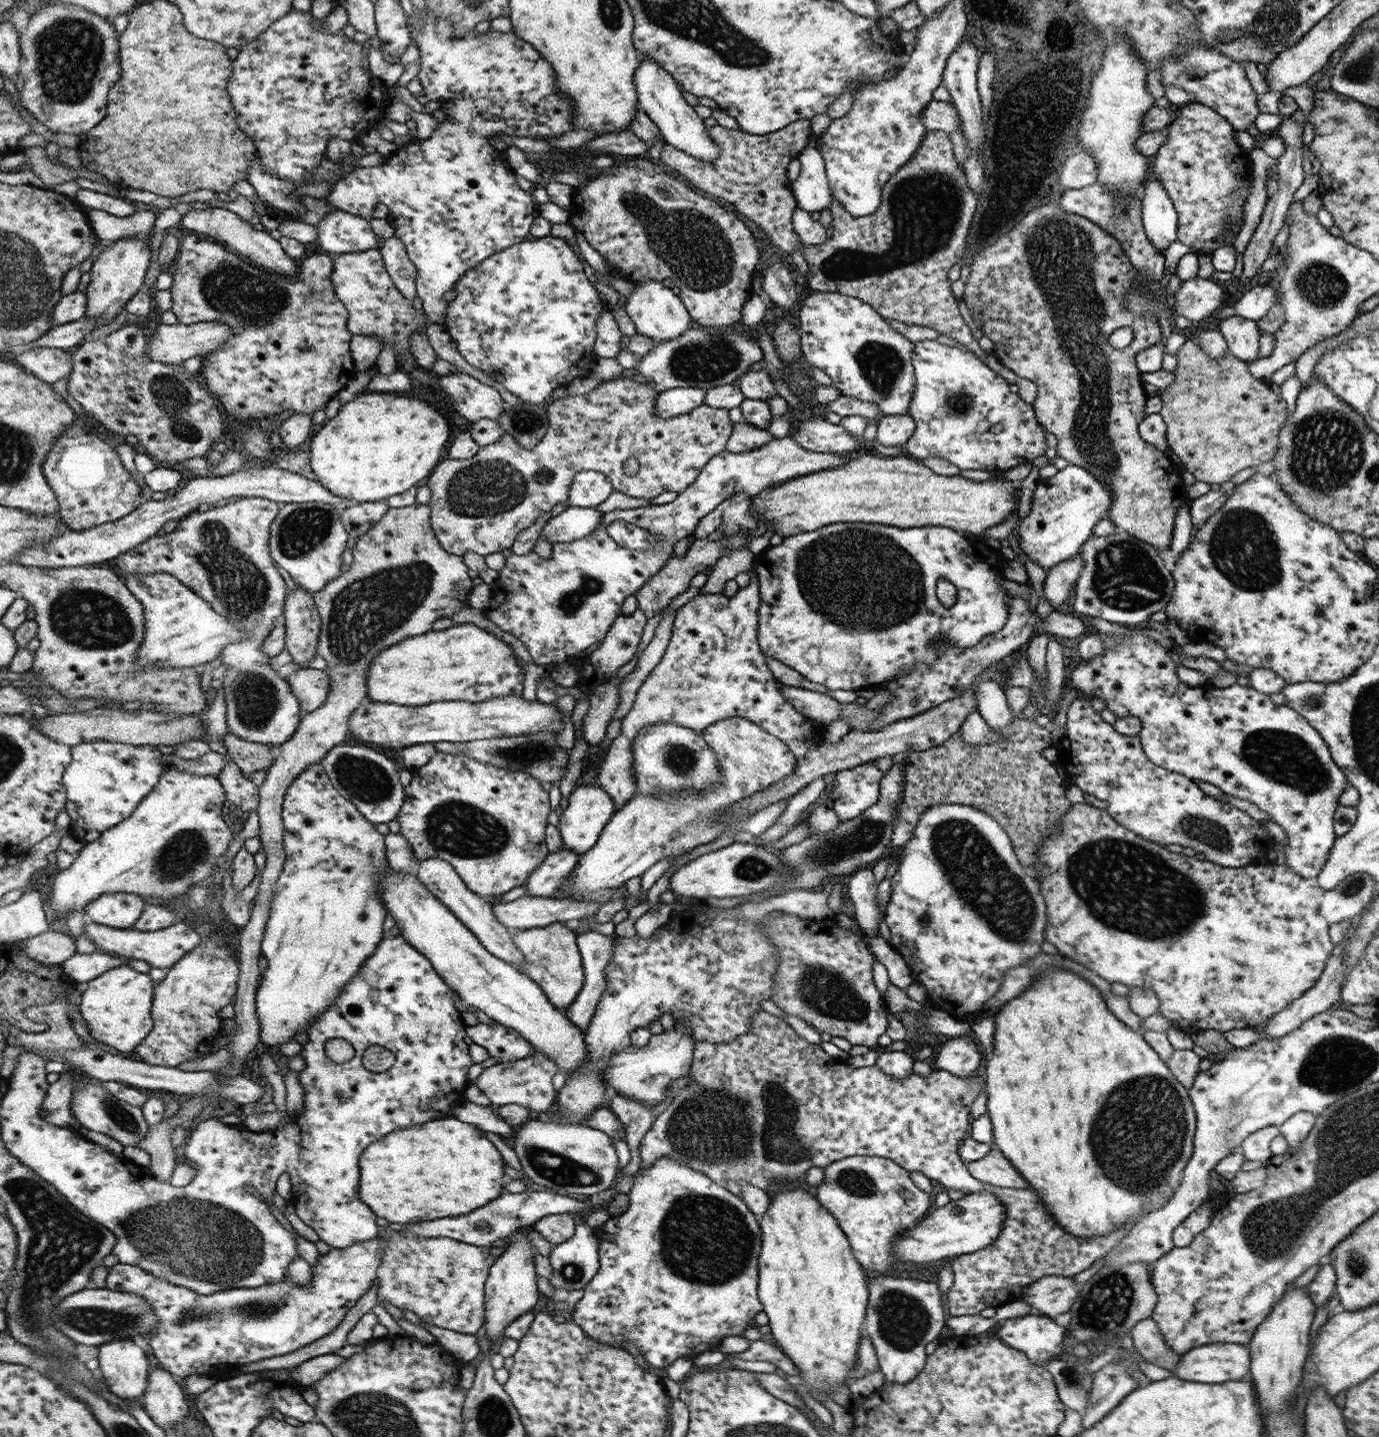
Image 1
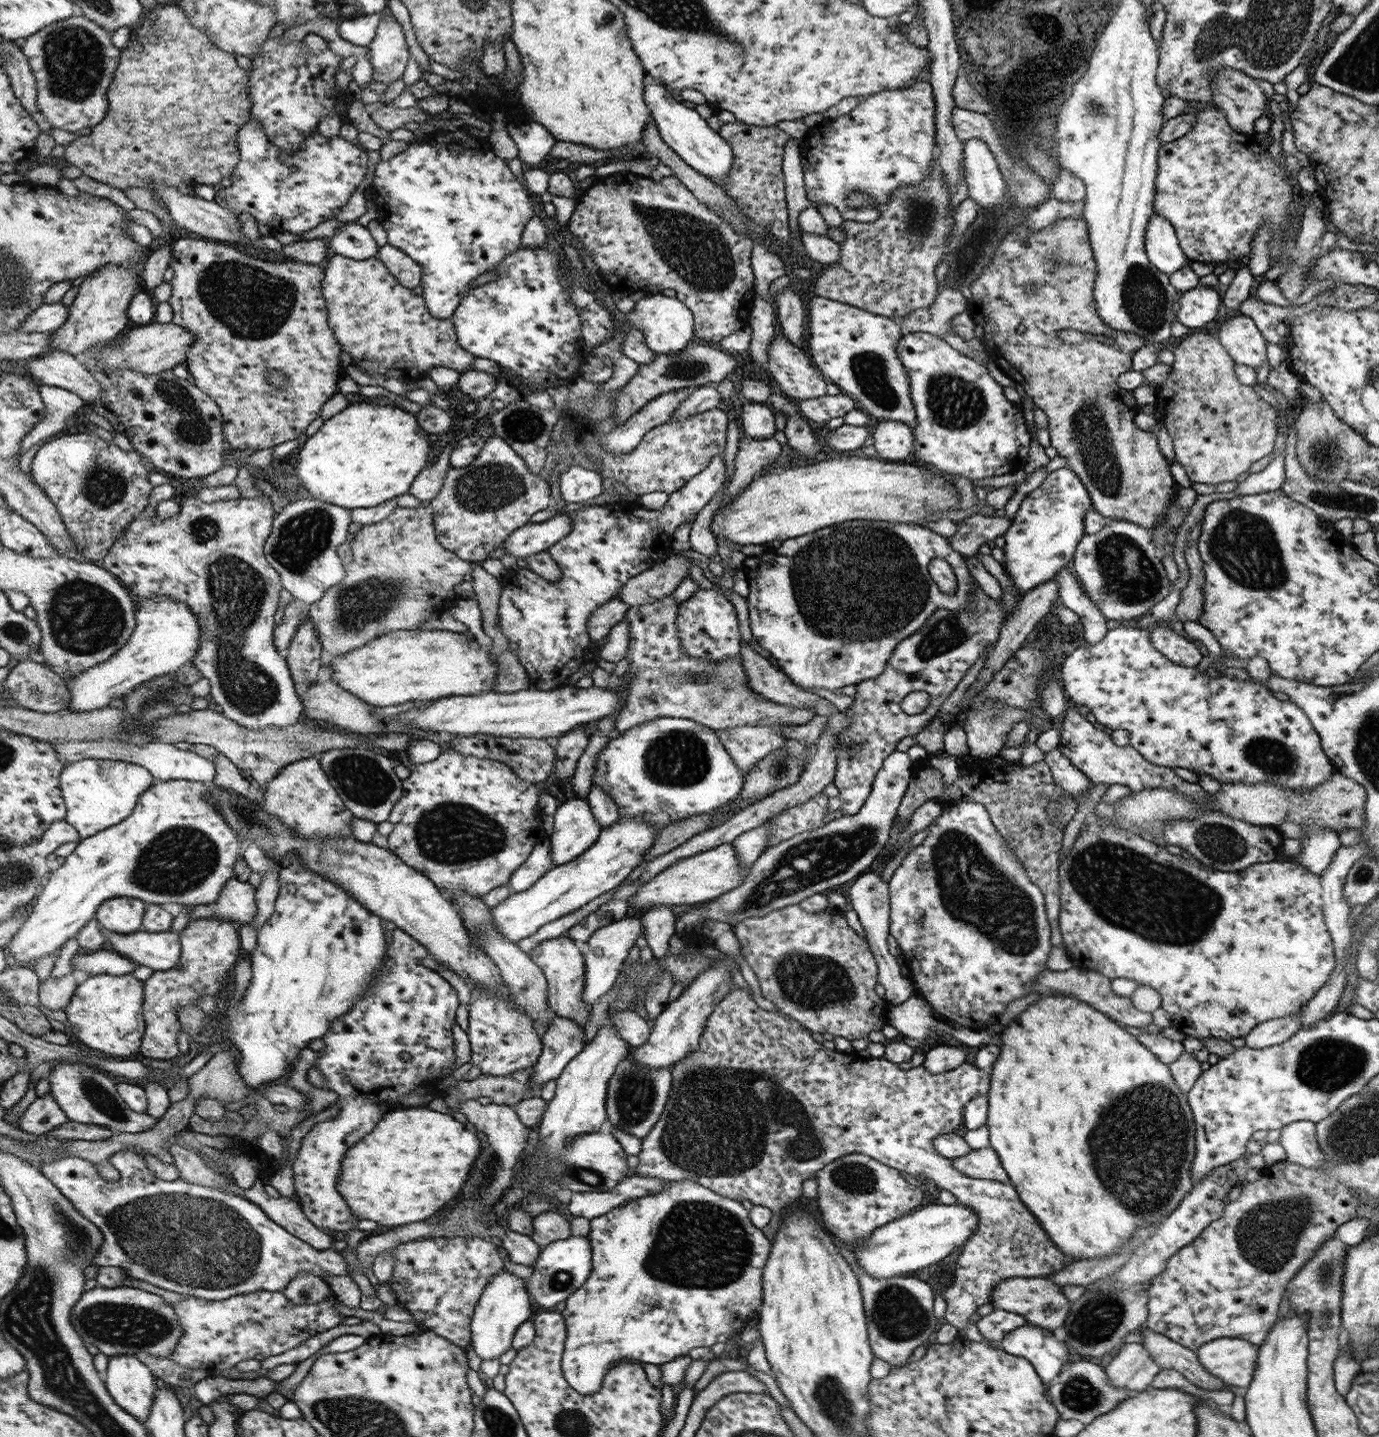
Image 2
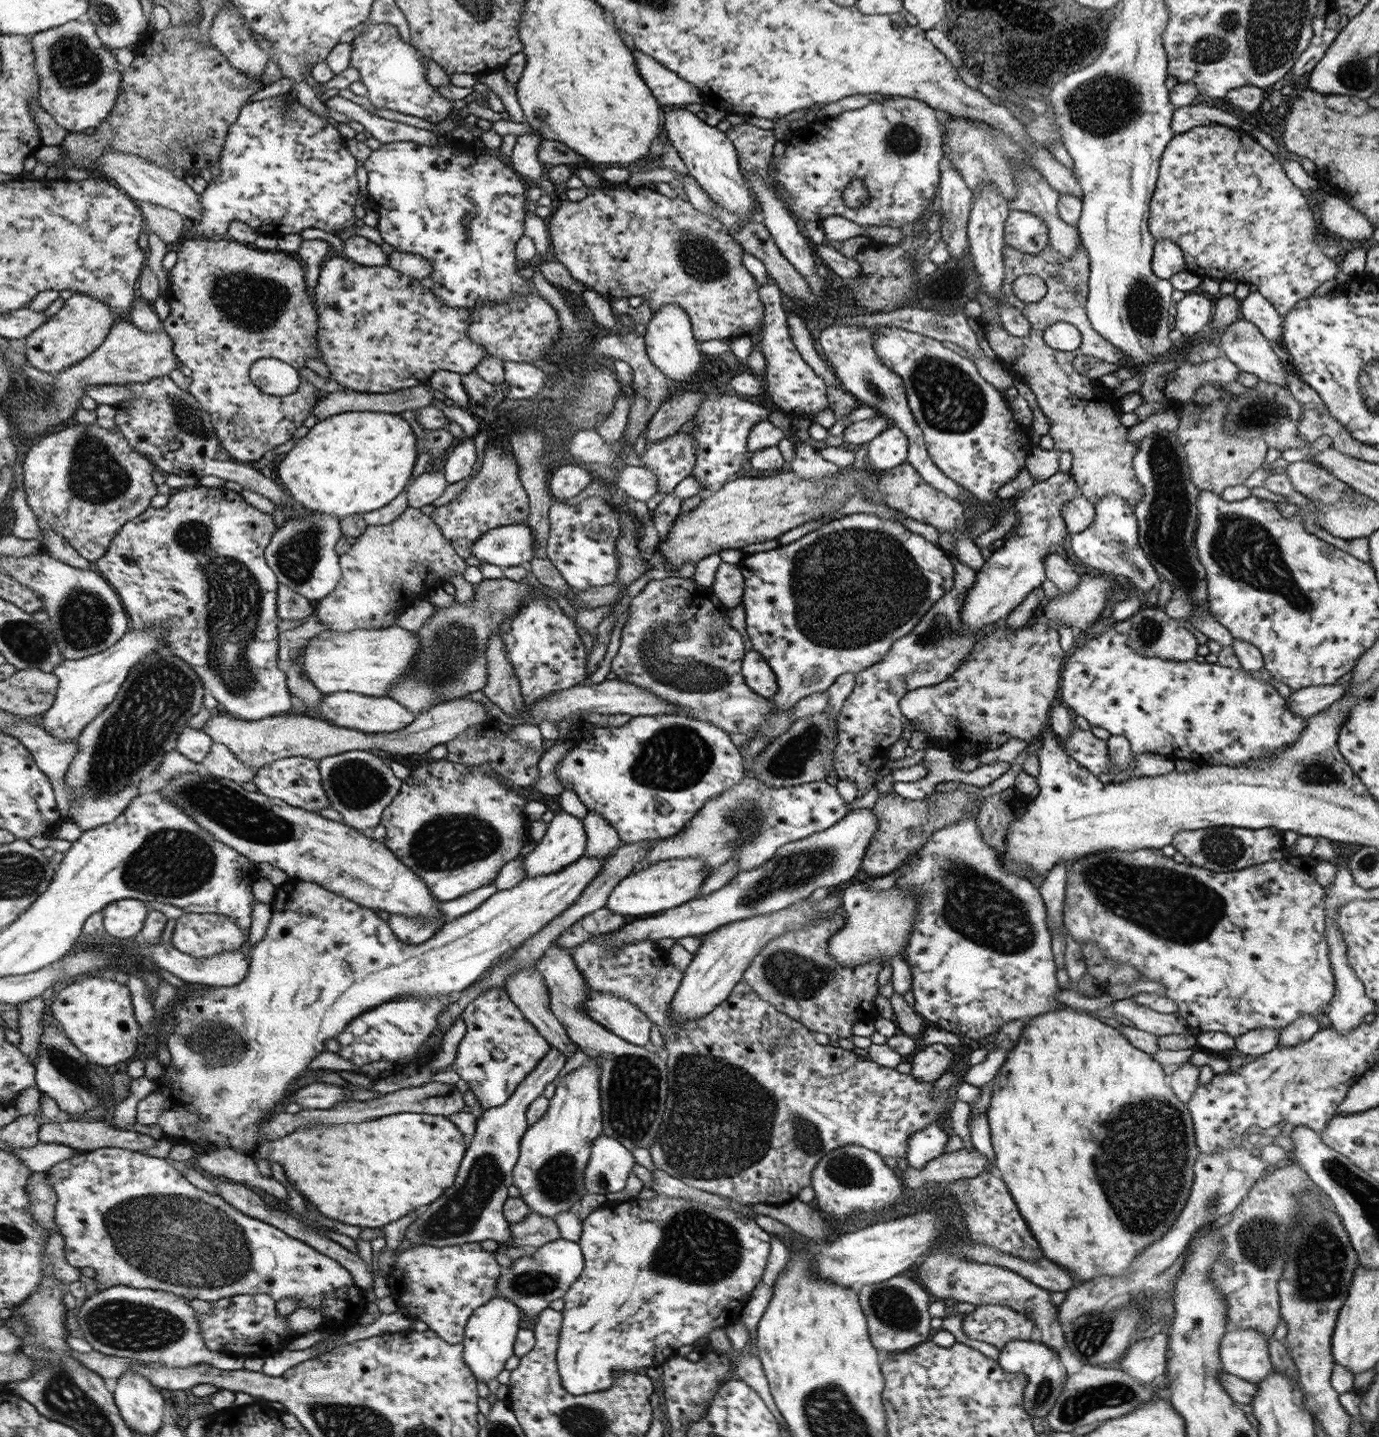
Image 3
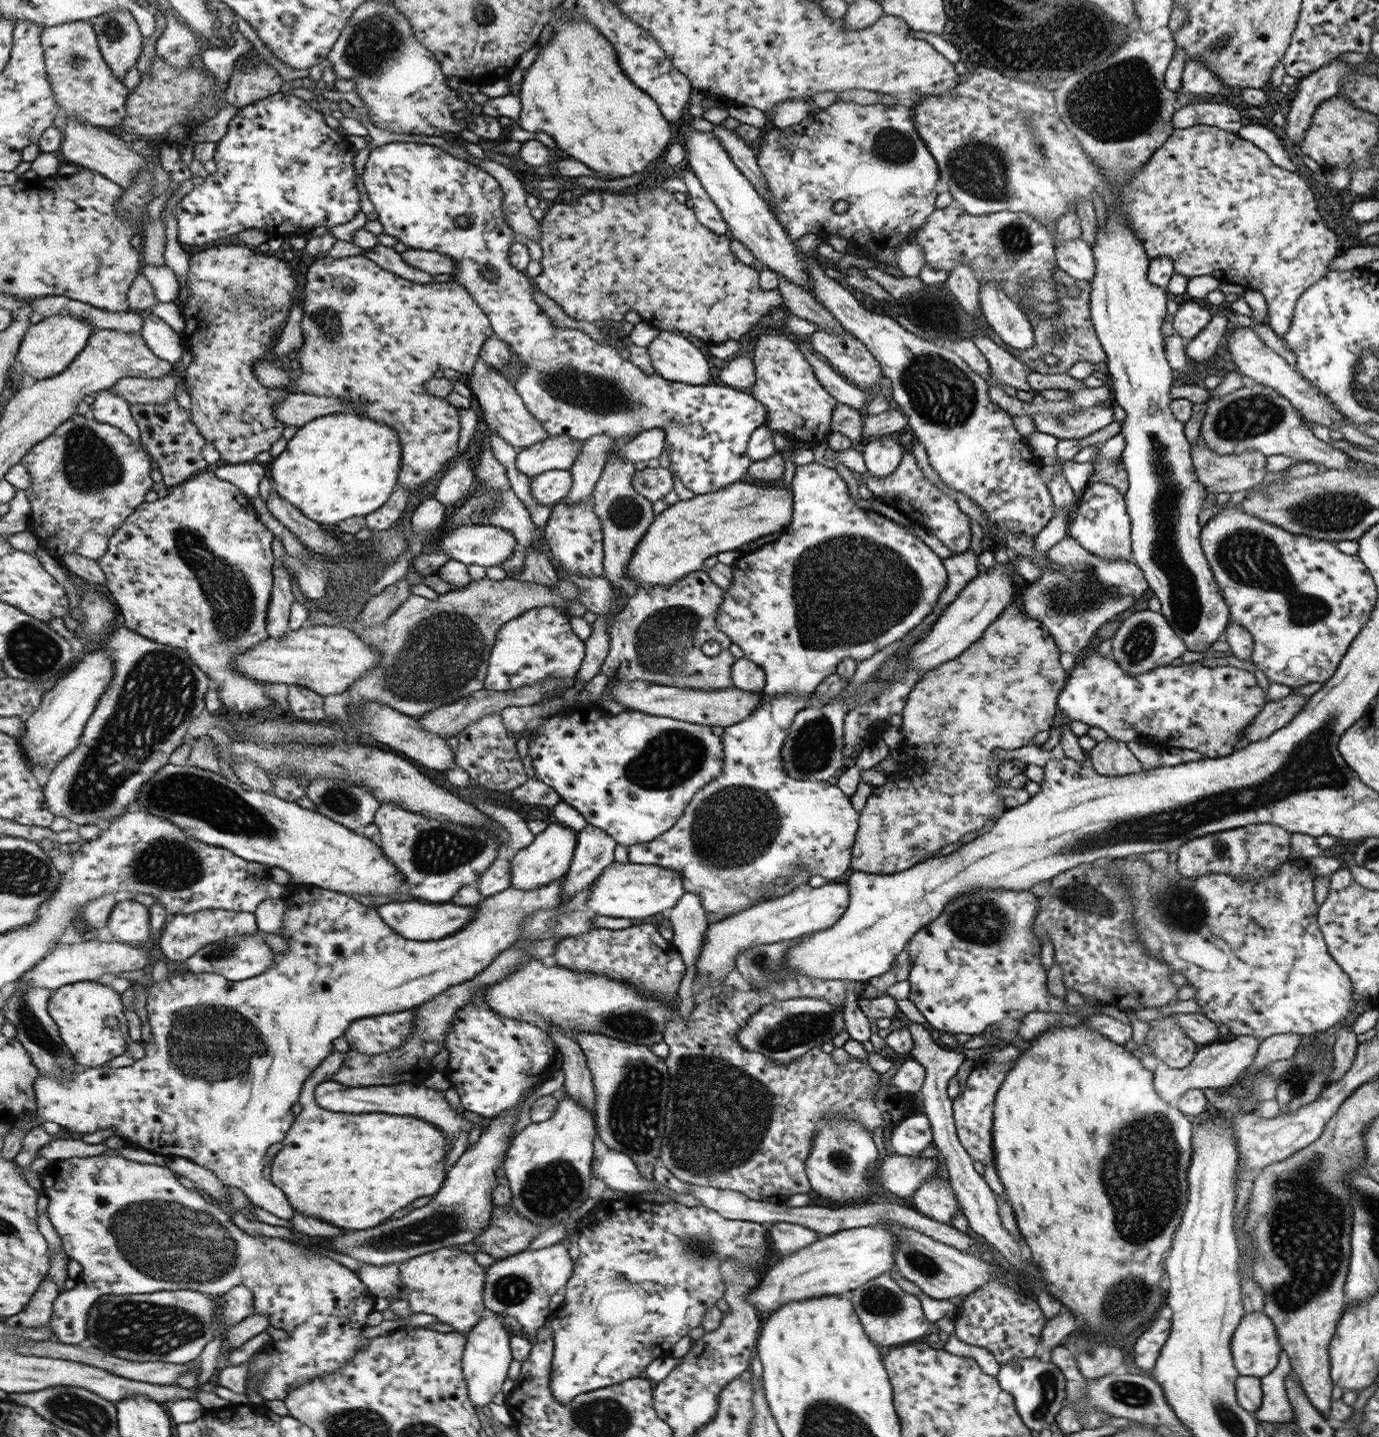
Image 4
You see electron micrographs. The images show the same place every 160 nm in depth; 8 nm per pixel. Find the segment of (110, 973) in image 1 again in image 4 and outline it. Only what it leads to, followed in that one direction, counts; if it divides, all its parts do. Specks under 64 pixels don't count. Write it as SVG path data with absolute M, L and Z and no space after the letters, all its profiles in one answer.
M96 981L76 982L58 988L54 992L54 997L49 998L49 1015L54 1023L60 1027L61 1038L65 1042L70 1054L77 1059L77 1064L83 1064L89 1068L100 1067L104 1062L124 1055L126 1050L126 1040L128 1040L128 1024L124 1018L124 1006L118 992L112 987L103 986Z

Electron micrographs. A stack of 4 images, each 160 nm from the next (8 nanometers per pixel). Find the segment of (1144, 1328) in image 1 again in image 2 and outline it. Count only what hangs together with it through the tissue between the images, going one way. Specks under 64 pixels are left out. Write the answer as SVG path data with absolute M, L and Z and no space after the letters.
M1146 1329L1139 1331L1141 1343L1153 1357L1161 1370L1176 1370L1183 1374L1191 1383L1208 1390L1221 1390L1231 1385L1212 1376L1198 1360L1194 1349L1182 1346L1163 1334Z

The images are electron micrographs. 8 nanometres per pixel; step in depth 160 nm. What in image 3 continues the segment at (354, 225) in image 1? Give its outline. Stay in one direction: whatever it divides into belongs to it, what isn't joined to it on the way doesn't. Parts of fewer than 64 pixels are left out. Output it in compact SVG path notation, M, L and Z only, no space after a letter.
M354 235L343 240L343 256L353 259L354 262L361 263L362 266L384 266L389 264L388 254L382 251L377 243Z

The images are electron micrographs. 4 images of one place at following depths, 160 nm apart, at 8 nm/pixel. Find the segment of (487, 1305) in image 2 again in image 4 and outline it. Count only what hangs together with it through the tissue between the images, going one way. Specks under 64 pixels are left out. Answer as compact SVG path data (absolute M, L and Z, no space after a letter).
M492 1312L492 1316L481 1318L469 1331L464 1352L464 1373L468 1380L469 1397L474 1406L482 1408L492 1402L492 1396L500 1392L504 1380L509 1376L509 1366L513 1362L510 1352L510 1332L504 1328L502 1318L505 1316Z

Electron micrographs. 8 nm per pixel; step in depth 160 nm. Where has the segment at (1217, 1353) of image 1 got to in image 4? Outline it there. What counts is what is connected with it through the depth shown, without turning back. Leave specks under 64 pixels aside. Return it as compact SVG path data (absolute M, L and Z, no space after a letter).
M1263 1312L1245 1314L1234 1331L1231 1353L1239 1376L1261 1379L1276 1368L1280 1347L1276 1327Z

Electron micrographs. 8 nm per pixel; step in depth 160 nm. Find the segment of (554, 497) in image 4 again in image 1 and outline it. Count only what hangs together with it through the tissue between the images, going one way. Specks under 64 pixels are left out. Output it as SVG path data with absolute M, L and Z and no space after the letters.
M581 470L573 478L569 490L569 506L593 508L614 492L613 483L606 474L595 470Z

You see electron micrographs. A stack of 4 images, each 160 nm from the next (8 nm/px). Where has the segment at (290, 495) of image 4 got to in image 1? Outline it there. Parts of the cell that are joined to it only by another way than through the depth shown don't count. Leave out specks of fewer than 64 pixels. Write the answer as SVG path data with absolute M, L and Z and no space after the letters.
M364 394L356 400L341 405L336 418L326 420L311 438L310 464L318 482L340 498L364 502L386 501L390 497L405 493L404 490L417 487L440 462L440 454L448 442L446 418L428 402L418 398L394 396L394 394Z

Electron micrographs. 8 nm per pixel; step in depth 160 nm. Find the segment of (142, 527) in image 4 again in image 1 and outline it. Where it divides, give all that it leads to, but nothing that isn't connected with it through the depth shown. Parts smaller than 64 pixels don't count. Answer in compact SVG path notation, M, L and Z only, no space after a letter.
M245 497L233 499L226 507L211 506L206 512L191 513L178 522L178 527L171 534L156 534L146 543L134 547L115 559L118 571L125 576L132 574L172 574L190 590L201 595L213 606L218 614L234 621L246 634L238 643L229 645L218 656L222 664L230 665L224 675L222 690L225 692L227 708L227 729L230 733L260 744L271 744L273 748L284 745L297 732L300 724L299 699L292 691L292 685L284 682L270 667L270 656L262 652L262 644L274 629L274 620L283 614L285 609L286 580L274 566L269 539L272 537L272 524L280 513L282 504L266 498Z

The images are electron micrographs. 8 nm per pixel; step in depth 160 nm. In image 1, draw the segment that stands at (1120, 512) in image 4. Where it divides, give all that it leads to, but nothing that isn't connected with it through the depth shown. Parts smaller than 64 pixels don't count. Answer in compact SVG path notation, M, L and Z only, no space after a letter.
M1118 530L1114 535L1090 538L1082 545L1082 573L1076 584L1073 608L1075 612L1085 616L1103 618L1108 622L1134 627L1144 620L1149 620L1150 615L1158 610L1164 610L1172 598L1175 587L1173 575L1164 566L1158 551L1152 545Z

